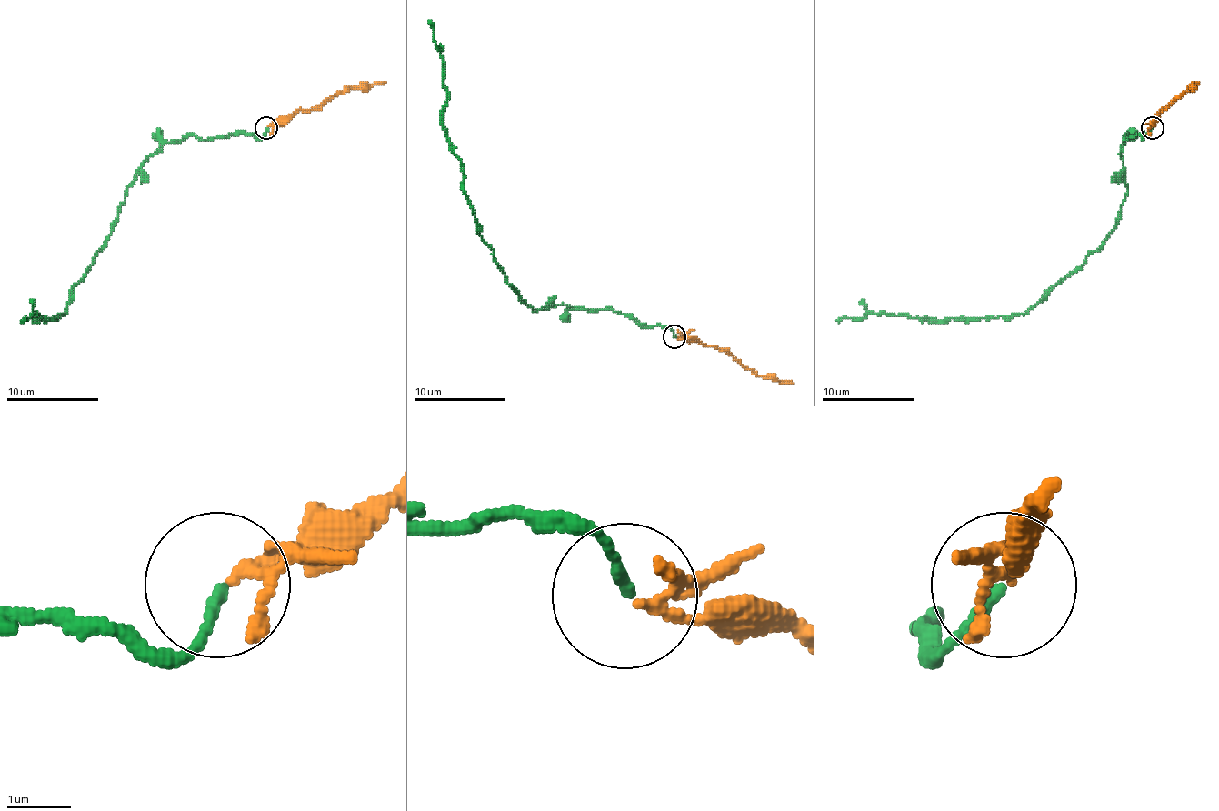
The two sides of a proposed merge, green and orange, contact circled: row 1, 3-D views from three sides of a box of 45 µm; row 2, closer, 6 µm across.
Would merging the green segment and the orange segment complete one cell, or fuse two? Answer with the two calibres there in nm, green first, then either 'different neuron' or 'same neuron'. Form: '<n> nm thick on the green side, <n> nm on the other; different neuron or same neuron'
160 nm thick on the green side, 140 nm on the other; same neuron

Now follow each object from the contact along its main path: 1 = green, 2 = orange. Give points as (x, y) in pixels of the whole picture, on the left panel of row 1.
1: (265, 128), (261, 137), (231, 133), (164, 142), (127, 188), (113, 230), (62, 314), (21, 320)
2: (268, 128), (286, 124), (300, 110), (319, 110), (337, 94), (351, 89), (367, 89), (372, 85), (385, 82)

